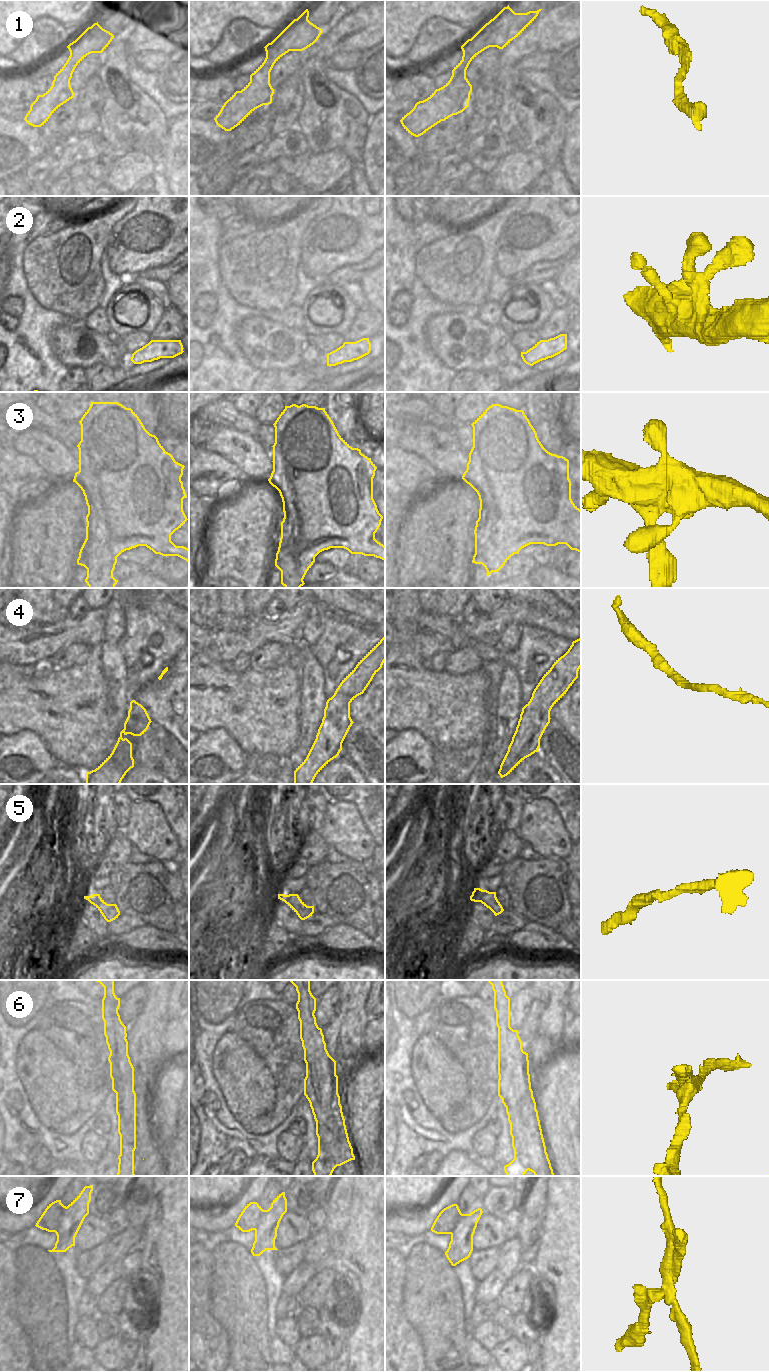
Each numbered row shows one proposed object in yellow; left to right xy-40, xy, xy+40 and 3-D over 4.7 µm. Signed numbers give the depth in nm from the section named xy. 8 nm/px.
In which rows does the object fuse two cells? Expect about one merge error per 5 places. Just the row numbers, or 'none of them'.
6, 7

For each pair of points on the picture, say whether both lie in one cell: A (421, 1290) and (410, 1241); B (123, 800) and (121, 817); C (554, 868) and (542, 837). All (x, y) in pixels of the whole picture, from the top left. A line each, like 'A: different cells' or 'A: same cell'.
A: different cells
B: same cell
C: different cells

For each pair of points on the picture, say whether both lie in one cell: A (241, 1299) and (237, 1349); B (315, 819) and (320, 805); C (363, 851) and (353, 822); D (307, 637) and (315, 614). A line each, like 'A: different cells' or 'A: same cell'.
A: same cell
B: same cell
C: same cell
D: same cell

